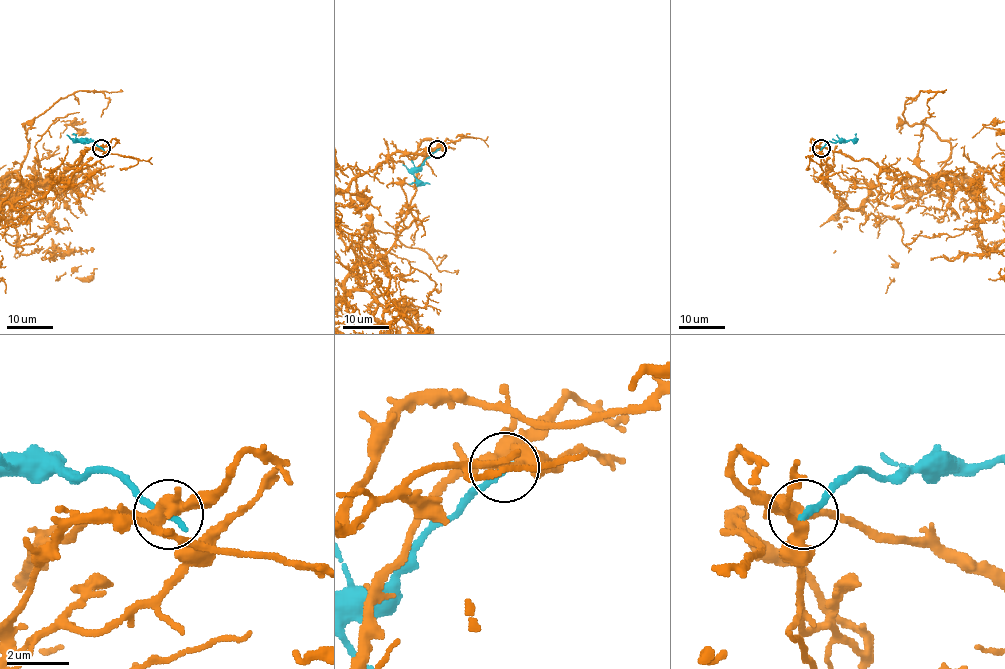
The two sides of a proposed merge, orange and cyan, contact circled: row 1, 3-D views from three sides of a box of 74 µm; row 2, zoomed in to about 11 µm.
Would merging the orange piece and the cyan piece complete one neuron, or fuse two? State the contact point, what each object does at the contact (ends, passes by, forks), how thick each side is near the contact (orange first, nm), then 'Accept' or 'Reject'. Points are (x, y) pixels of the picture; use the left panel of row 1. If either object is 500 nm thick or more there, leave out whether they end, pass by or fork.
Place: (101, 148). At the ring orange forks. At the ring cyan ends. Thickness 360 nm (orange) against 280 nm. Reject

